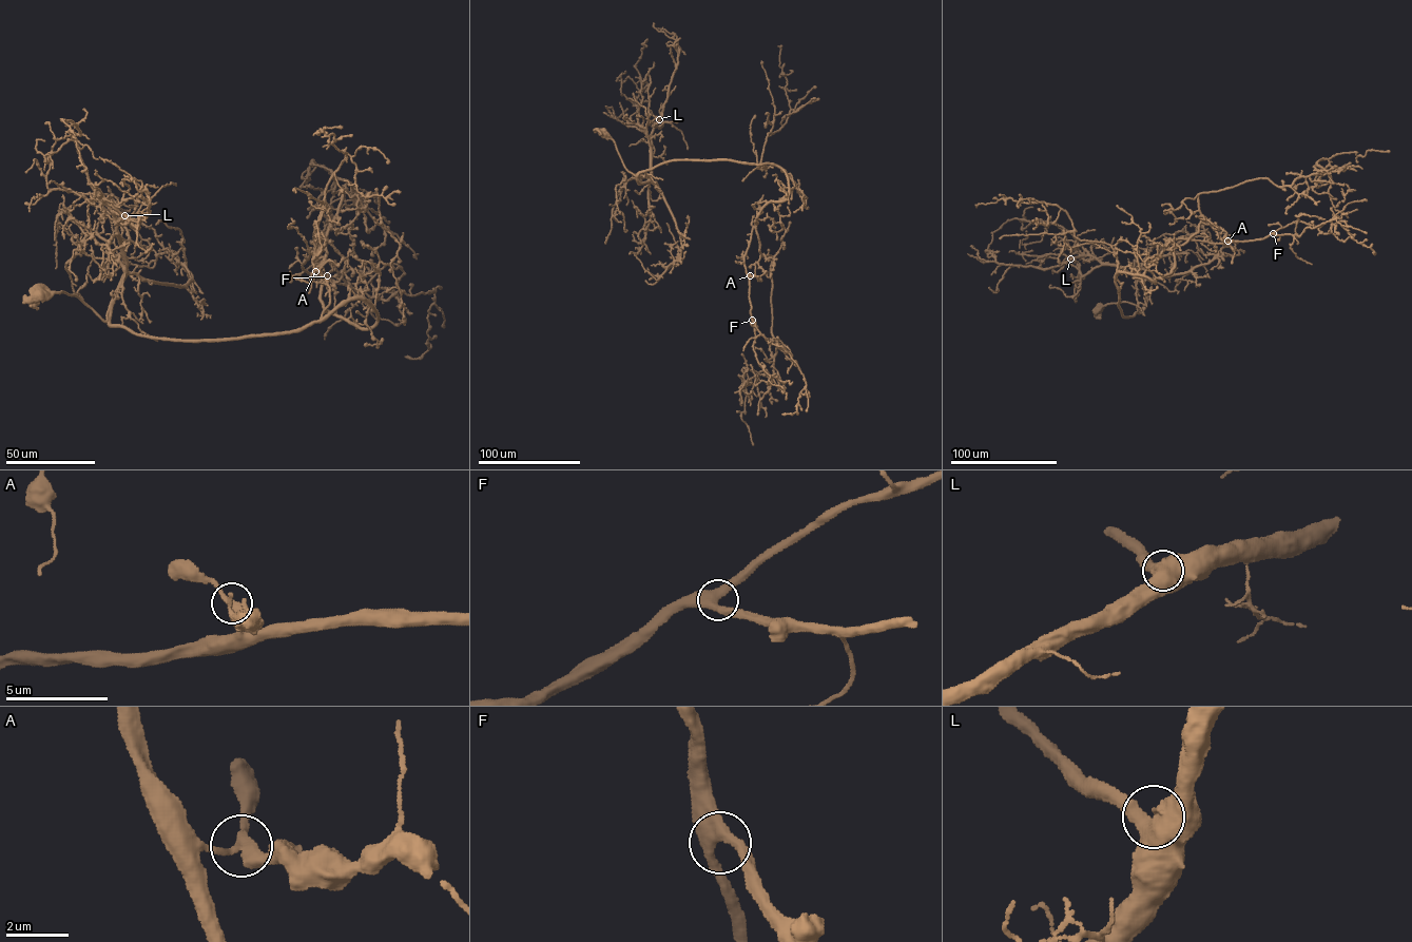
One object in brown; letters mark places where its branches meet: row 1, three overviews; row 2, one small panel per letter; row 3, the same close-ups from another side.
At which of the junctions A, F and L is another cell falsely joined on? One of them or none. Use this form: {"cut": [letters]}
{"cut": []}

